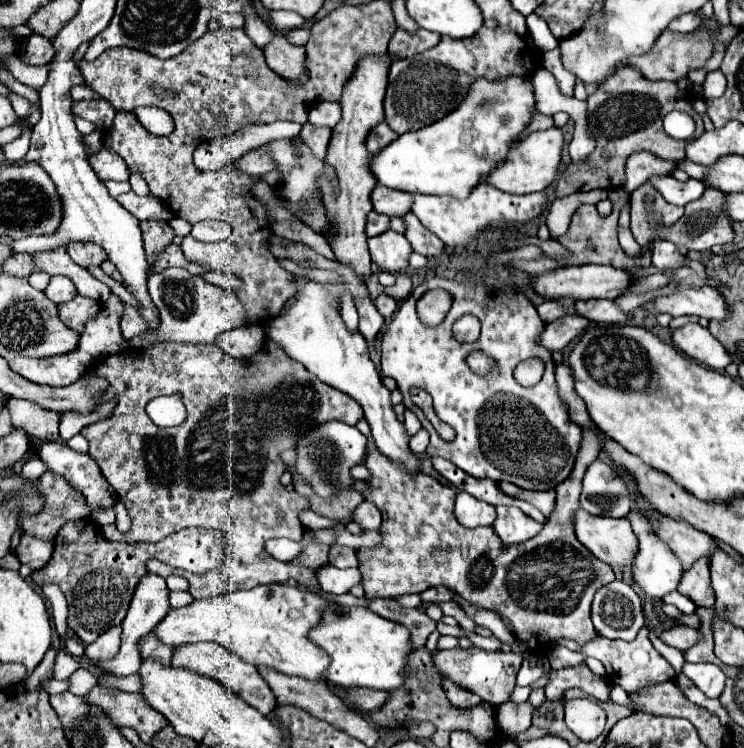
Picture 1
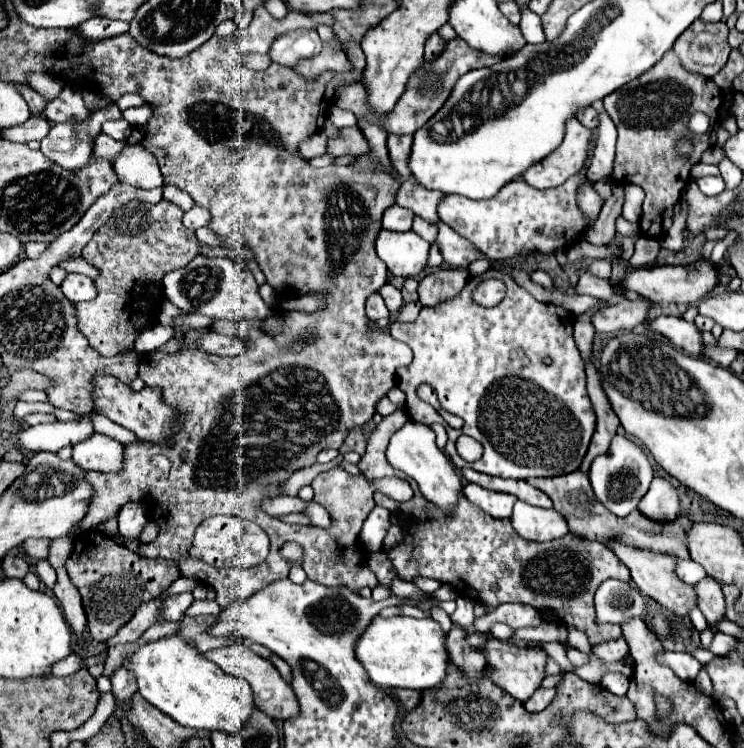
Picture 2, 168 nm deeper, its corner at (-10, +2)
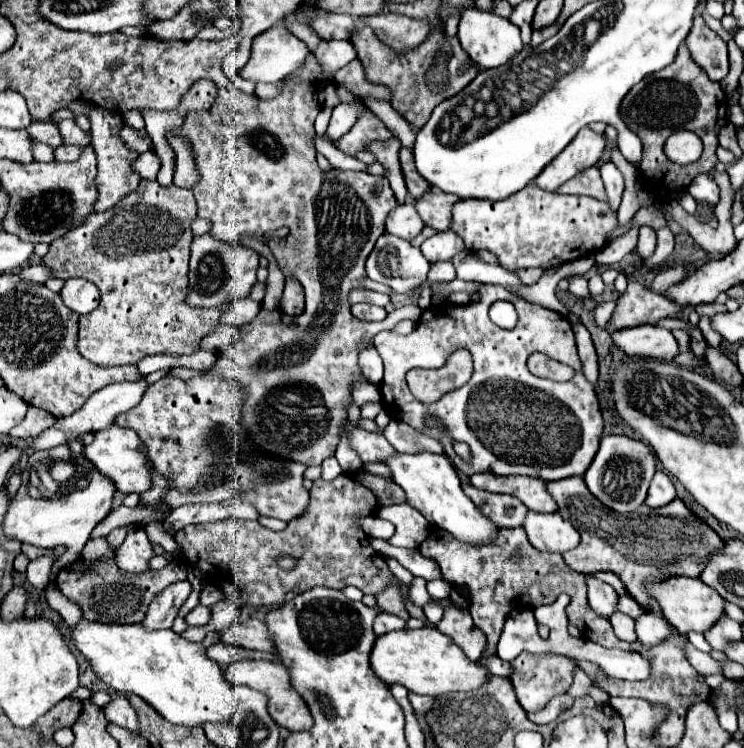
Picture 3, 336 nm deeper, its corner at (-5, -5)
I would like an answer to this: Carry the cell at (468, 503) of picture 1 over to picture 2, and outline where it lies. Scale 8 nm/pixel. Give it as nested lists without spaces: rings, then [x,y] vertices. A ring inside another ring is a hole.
[[[468,483],[464,487],[464,495],[468,497],[468,501],[472,501],[474,505],[478,505],[480,509],[484,509],[488,515],[496,519],[508,519],[512,515],[514,503],[518,501],[518,497],[500,491],[488,491],[476,483]]]

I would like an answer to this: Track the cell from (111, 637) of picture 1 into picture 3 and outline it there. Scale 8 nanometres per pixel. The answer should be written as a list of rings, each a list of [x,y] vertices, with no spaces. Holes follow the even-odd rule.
[[[189,580],[175,582],[167,586],[155,600],[149,604],[149,610],[143,618],[143,628],[147,630],[161,630],[161,628],[171,628],[181,604],[189,598],[193,586]]]

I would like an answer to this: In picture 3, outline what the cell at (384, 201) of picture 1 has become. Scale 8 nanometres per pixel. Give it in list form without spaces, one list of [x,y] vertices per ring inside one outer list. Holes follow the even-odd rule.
[[[429,190],[421,198],[411,200],[415,204],[415,210],[419,212],[425,226],[435,228],[437,232],[443,232],[449,228],[451,222],[451,208],[457,202],[457,196],[451,196],[447,192]]]

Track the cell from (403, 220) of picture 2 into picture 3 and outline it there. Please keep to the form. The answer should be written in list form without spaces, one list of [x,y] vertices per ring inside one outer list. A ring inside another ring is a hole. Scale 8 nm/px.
[[[409,202],[391,210],[385,220],[385,230],[393,236],[403,238],[403,240],[413,240],[423,230],[423,226],[425,224],[421,222],[419,214],[415,212],[413,204],[409,204]]]

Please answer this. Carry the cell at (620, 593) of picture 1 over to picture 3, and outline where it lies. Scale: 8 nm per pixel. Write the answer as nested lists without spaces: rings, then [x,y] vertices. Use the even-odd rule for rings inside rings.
[[[589,578],[587,580],[587,588],[589,588],[589,606],[603,618],[611,618],[617,610],[617,602],[619,602],[619,596],[617,592],[601,582],[601,580],[593,580]]]

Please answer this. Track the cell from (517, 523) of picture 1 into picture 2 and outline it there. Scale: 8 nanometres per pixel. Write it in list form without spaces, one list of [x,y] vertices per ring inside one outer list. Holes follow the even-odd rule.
[[[516,501],[512,513],[514,529],[528,541],[552,541],[570,533],[566,519],[556,509],[540,509]]]

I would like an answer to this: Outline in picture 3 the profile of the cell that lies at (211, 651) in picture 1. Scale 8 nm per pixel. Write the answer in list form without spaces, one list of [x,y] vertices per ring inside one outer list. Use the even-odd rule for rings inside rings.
[[[237,660],[237,662],[231,662],[231,666],[227,666],[227,680],[231,684],[243,684],[243,686],[249,686],[249,688],[255,688],[259,692],[265,692],[267,694],[267,704],[269,704],[269,714],[271,718],[291,730],[291,732],[297,732],[297,730],[309,730],[313,726],[313,718],[311,718],[311,712],[307,708],[307,704],[303,702],[301,696],[297,696],[297,692],[291,688],[289,684],[289,672],[287,668],[281,664],[281,662],[267,662],[267,660]]]

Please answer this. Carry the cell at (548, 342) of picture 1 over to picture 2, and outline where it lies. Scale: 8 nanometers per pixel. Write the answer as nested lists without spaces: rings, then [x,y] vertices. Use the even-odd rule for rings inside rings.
[[[624,299],[618,305],[608,305],[602,311],[598,311],[592,323],[596,331],[604,331],[604,333],[630,331],[636,325],[646,321],[650,309],[652,309],[652,303],[644,303],[644,299],[638,299],[638,301]]]

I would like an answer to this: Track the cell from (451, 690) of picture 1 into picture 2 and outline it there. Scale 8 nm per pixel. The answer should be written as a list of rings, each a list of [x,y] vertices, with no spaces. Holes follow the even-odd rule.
[[[452,625],[448,633],[448,651],[454,665],[458,665],[470,679],[478,679],[482,669],[486,667],[486,659],[478,647],[466,641],[466,637],[468,637],[468,631],[464,627]]]

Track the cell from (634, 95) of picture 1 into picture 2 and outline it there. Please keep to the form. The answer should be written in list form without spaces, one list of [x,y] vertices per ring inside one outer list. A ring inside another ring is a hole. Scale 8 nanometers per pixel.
[[[668,51],[668,53],[666,53],[666,55],[664,55],[664,57],[662,57],[662,59],[660,59],[660,61],[658,61],[658,63],[656,63],[656,65],[654,65],[652,69],[648,69],[648,73],[644,73],[644,77],[638,77],[636,81],[630,81],[628,85],[624,85],[624,89],[618,89],[616,93],[610,93],[610,95],[608,95],[606,99],[604,99],[604,109],[606,109],[606,113],[610,115],[610,119],[612,119],[614,123],[616,123],[616,129],[618,129],[618,147],[616,147],[616,161],[614,161],[614,173],[612,173],[612,181],[616,181],[616,183],[636,183],[636,185],[640,185],[640,187],[642,187],[642,189],[646,191],[646,199],[644,199],[644,213],[642,213],[642,219],[640,219],[640,229],[642,229],[642,233],[644,233],[644,235],[648,235],[648,237],[654,237],[654,239],[662,239],[662,237],[664,237],[664,235],[668,233],[668,229],[672,227],[672,217],[674,217],[674,205],[676,205],[676,201],[680,199],[680,195],[682,195],[682,191],[686,189],[686,185],[688,185],[688,181],[690,181],[690,169],[692,169],[692,165],[696,165],[696,163],[700,161],[700,157],[702,157],[702,153],[704,153],[704,151],[706,151],[708,147],[714,147],[714,145],[716,145],[716,131],[718,131],[718,127],[720,127],[720,107],[722,107],[722,91],[720,91],[720,89],[716,87],[716,83],[714,83],[712,79],[708,79],[708,77],[704,77],[704,75],[698,75],[698,73],[690,73],[690,71],[686,71],[686,69],[682,67],[682,63],[680,63],[680,59],[678,59],[678,57],[676,57],[676,55],[672,53],[672,51]],[[698,111],[702,111],[702,113],[706,113],[706,115],[710,117],[710,129],[708,129],[706,133],[702,133],[702,135],[692,135],[692,137],[690,137],[690,135],[686,133],[686,131],[688,131],[688,121],[690,121],[690,117],[692,117],[694,113],[698,113]],[[680,137],[690,137],[690,139],[694,141],[694,153],[692,153],[690,157],[686,157],[686,159],[684,159],[684,157],[678,157],[678,155],[676,155],[676,151],[674,151],[674,145],[676,145],[676,141],[678,141]]]

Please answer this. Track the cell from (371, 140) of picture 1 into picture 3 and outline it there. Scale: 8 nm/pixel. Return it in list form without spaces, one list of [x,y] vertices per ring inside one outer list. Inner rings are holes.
[[[401,148],[399,150],[399,160],[401,160],[401,170],[403,170],[403,176],[405,176],[405,184],[407,184],[407,190],[413,198],[419,198],[423,192],[427,192],[431,186],[419,176],[419,172],[415,170],[415,162],[413,162],[413,152],[411,148]]]

